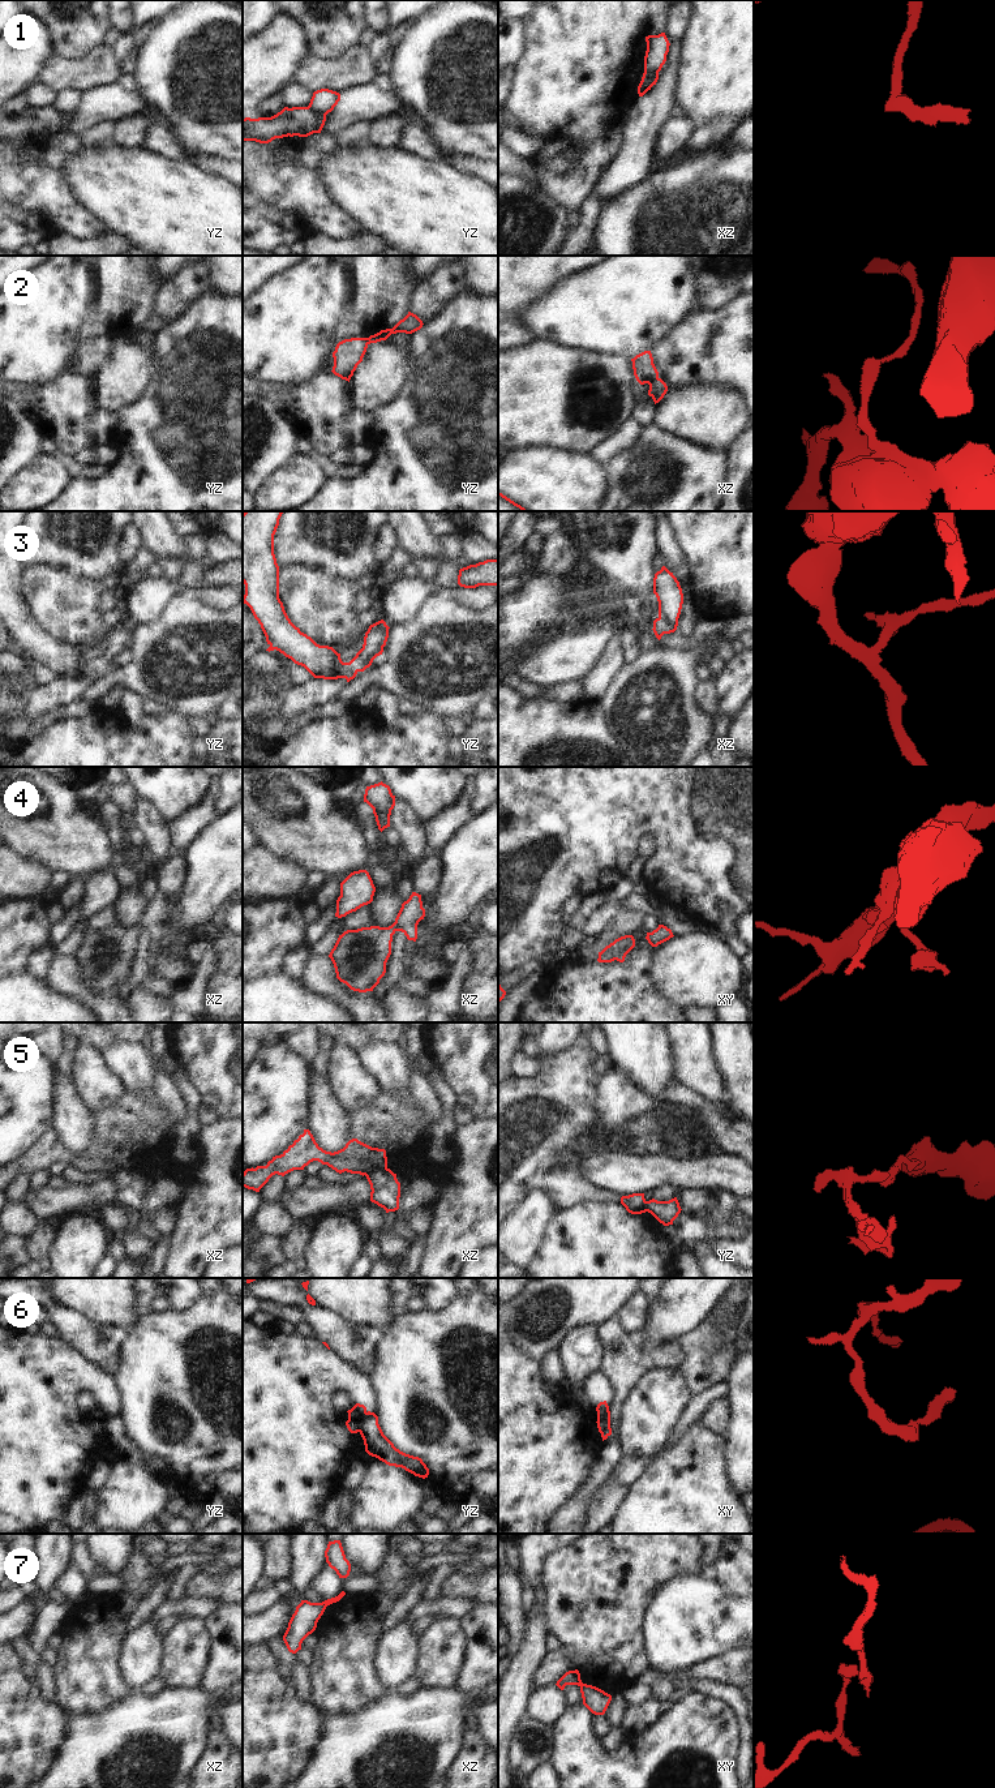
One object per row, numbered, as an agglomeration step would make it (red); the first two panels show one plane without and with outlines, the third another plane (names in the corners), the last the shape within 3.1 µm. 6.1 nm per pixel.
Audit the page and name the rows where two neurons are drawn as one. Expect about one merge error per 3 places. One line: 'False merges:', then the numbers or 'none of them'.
False merges: 1, 3, 5, 6, 7

